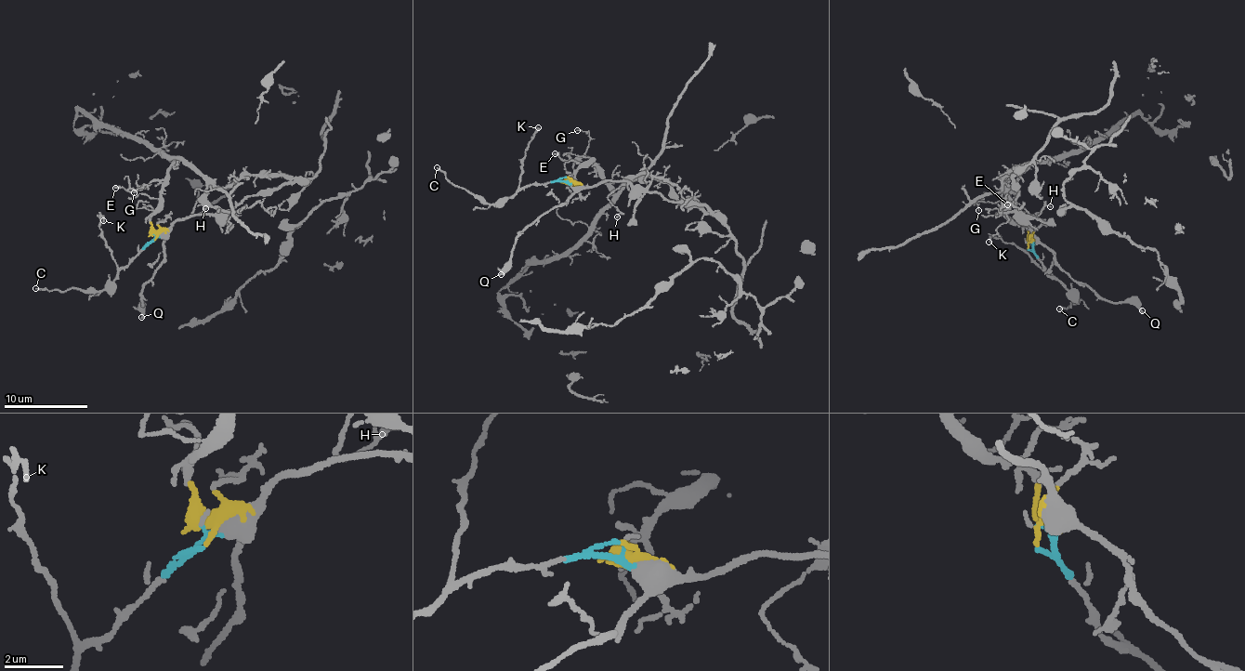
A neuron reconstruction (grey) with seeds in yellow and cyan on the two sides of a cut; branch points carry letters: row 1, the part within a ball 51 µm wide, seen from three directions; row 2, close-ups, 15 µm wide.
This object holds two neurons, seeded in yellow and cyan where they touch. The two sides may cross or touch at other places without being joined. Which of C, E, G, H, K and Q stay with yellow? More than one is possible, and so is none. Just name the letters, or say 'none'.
E, G, H

